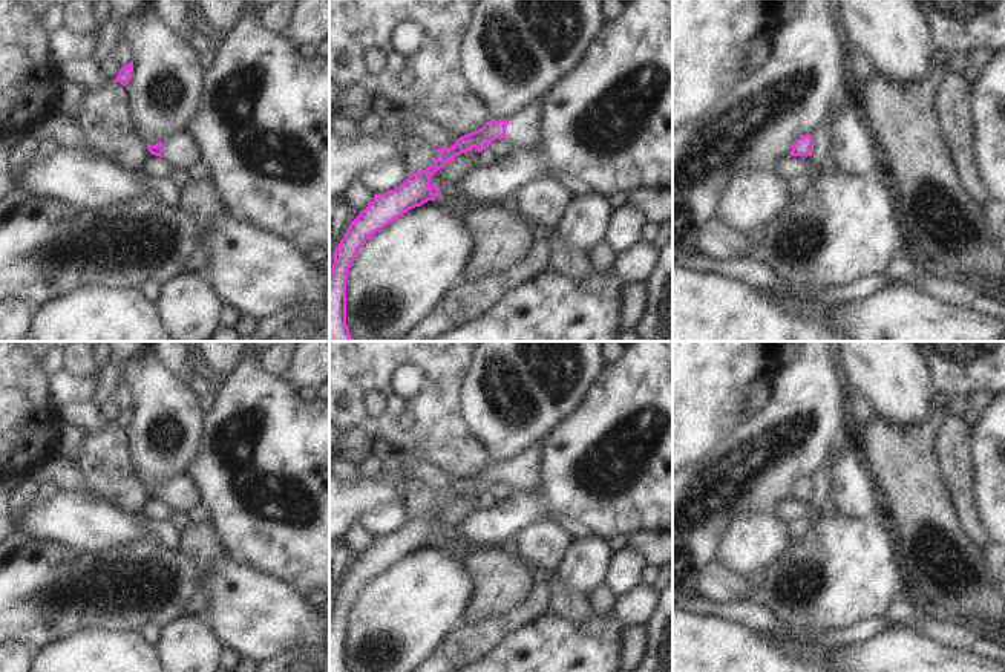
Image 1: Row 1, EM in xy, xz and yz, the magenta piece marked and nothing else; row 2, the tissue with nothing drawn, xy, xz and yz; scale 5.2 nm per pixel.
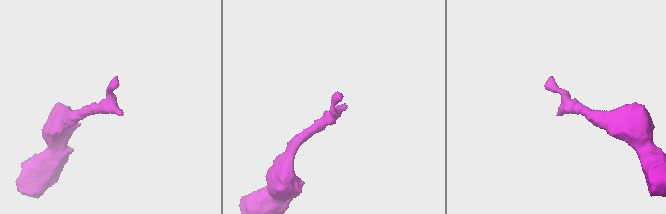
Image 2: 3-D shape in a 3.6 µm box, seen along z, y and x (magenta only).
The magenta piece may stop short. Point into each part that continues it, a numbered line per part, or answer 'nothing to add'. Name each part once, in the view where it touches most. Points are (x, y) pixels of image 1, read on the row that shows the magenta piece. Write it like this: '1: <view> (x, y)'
1: xz (524, 126)

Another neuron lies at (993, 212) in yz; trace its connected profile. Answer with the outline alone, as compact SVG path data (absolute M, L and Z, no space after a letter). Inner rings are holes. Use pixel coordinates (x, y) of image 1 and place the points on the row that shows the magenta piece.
M990 201L980 205L987 230L1000 254L1005 256L1005 202Z

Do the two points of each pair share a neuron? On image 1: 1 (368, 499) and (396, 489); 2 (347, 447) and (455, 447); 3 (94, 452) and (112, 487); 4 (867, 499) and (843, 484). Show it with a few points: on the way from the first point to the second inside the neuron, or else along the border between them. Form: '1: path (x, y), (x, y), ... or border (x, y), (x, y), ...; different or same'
1: path (374, 493), (389, 489); same
2: border (345, 430), (362, 429), (373, 440); different
3: path (103, 461), (112, 478); same
4: path (861, 496), (849, 487); same

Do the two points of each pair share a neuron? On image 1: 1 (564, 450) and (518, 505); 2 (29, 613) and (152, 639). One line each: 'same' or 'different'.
1: same
2: different

